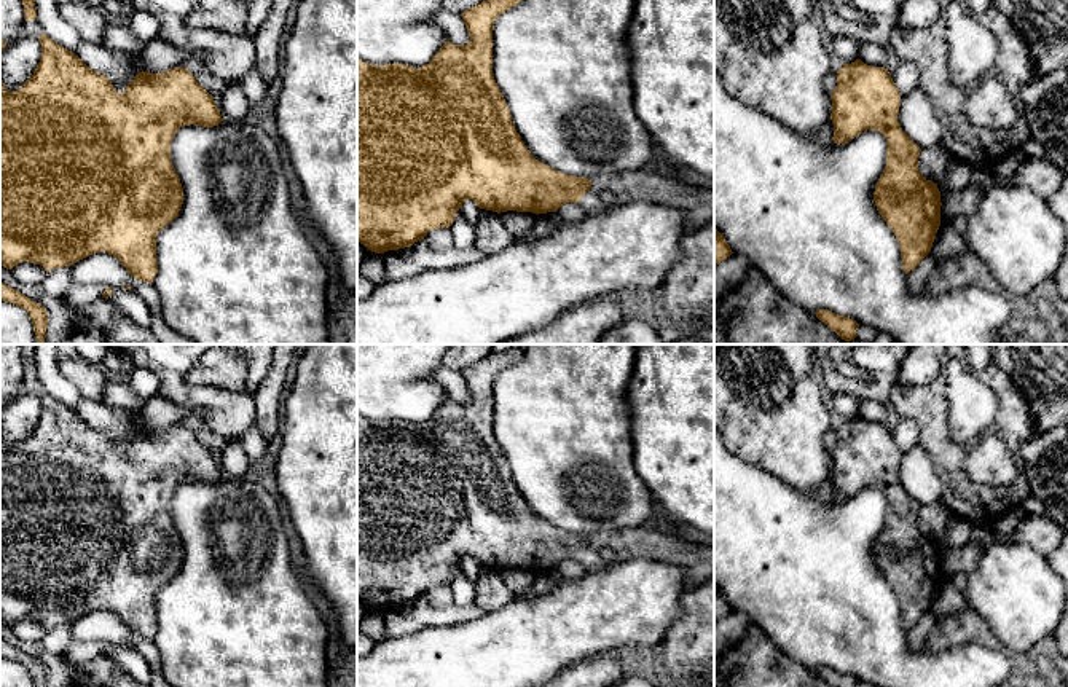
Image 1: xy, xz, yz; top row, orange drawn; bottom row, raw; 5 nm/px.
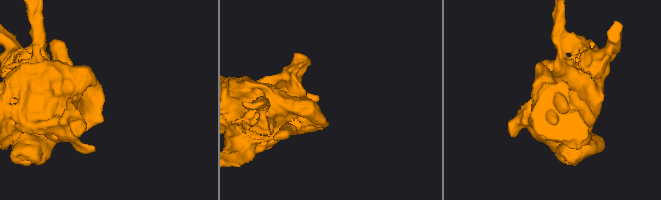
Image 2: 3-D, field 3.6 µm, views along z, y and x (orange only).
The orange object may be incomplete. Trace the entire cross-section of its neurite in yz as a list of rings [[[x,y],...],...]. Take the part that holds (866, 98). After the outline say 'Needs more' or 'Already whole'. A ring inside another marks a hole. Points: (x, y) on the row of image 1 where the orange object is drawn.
[[[856,59],[837,72],[830,100],[834,143],[846,143],[867,129],[886,137],[886,166],[875,185],[874,201],[896,234],[902,269],[909,274],[931,252],[942,202],[937,183],[918,171],[921,148],[897,123],[901,92],[885,67]]]. Already whole

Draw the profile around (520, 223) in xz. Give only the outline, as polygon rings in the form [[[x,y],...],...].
[[[507,210],[507,212],[501,212],[499,217],[501,217],[504,226],[515,238],[520,238],[523,242],[532,242],[532,241],[536,241],[531,236],[531,231],[536,226],[537,214]]]

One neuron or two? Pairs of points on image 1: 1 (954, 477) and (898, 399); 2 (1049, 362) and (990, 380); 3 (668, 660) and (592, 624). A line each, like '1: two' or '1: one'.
1: one
2: two
3: two

